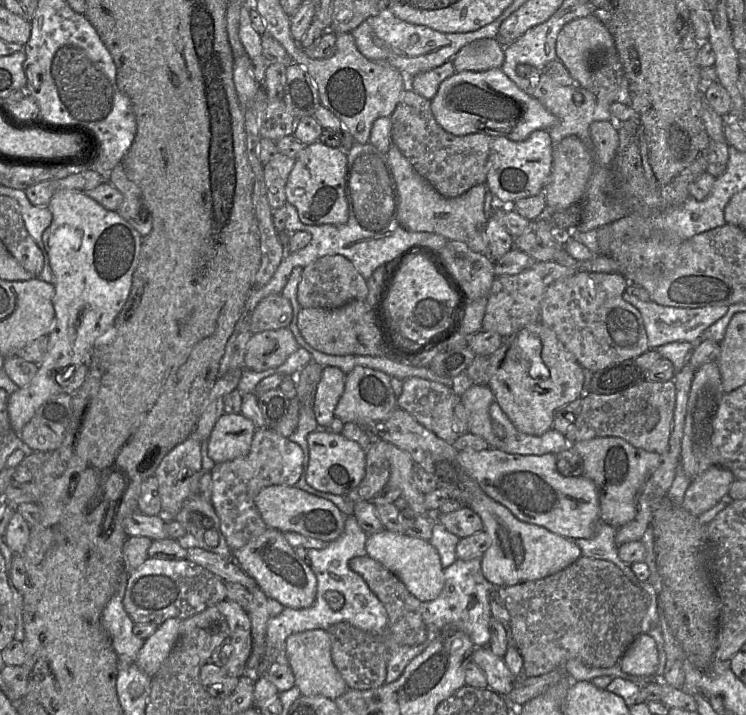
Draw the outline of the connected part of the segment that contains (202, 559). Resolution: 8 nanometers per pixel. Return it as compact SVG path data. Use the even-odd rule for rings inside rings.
M191 544L187 545L185 559L202 566L213 574L219 576L225 583L239 583L247 589L258 586L256 581L246 574L233 559L224 559L213 552L198 548Z

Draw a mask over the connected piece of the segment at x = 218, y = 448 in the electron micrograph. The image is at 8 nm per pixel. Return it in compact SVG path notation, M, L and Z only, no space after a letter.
M224 413L208 439L208 456L221 463L246 455L256 428L242 413Z

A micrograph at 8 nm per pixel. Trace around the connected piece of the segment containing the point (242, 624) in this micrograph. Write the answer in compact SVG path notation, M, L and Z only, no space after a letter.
M227 598L216 606L228 622L229 634L215 648L210 661L240 678L246 674L246 663L252 651L251 618L239 604Z

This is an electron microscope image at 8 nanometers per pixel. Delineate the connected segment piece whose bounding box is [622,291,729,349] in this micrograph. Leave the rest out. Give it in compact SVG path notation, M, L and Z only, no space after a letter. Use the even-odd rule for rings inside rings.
M627 291L622 294L622 297L640 311L647 333L648 345L652 349L678 341L697 343L703 332L723 317L729 309L729 306L725 305L699 308L664 306L653 301L643 301Z

